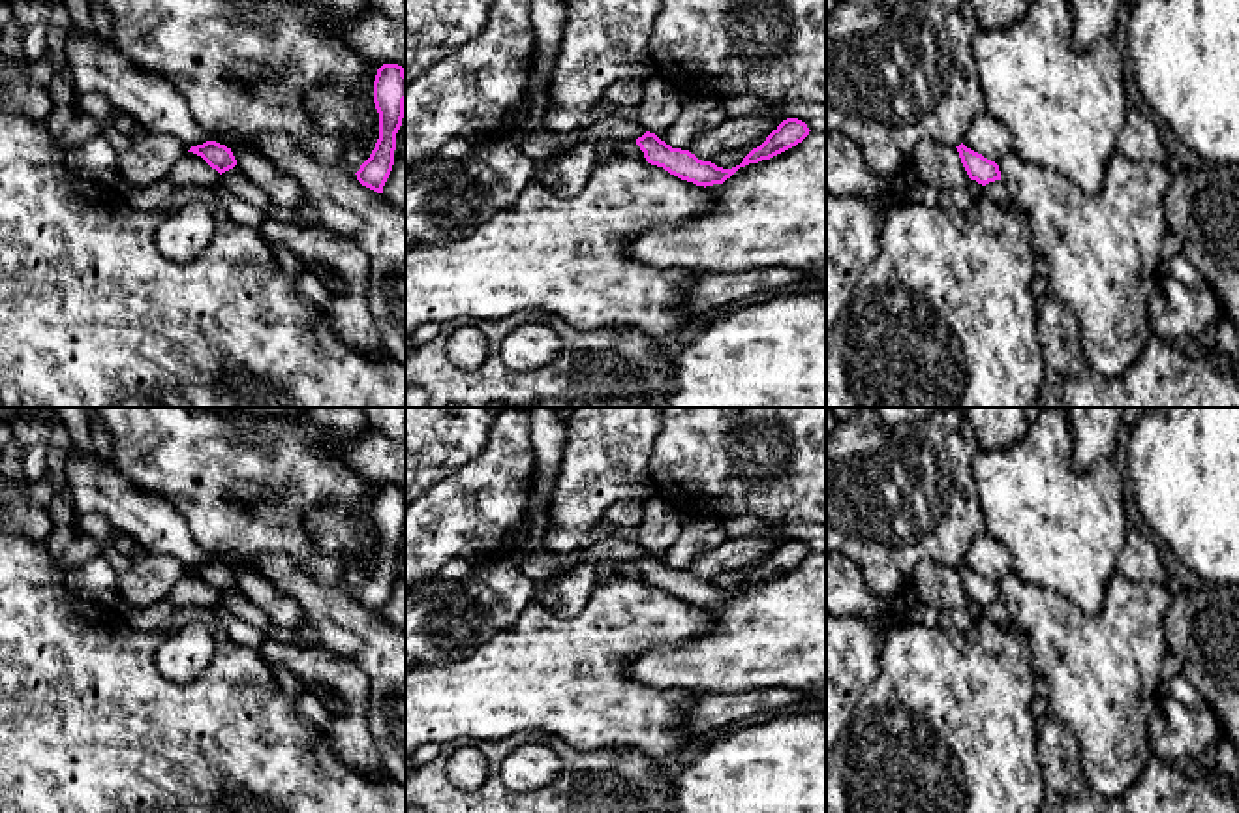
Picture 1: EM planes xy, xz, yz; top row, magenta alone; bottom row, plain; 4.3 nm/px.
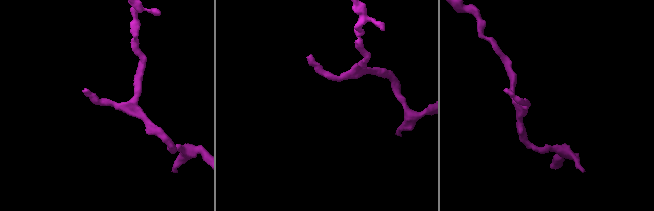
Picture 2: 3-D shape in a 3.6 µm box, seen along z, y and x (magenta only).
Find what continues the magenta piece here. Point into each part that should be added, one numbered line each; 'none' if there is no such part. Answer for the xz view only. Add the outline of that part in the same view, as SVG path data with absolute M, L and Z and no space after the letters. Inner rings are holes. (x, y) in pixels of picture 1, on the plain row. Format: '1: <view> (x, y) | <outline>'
none

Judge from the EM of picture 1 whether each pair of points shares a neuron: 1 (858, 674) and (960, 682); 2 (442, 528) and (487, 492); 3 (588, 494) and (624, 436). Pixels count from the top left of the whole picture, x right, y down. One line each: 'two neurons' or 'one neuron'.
1: two neurons
2: one neuron
3: one neuron

